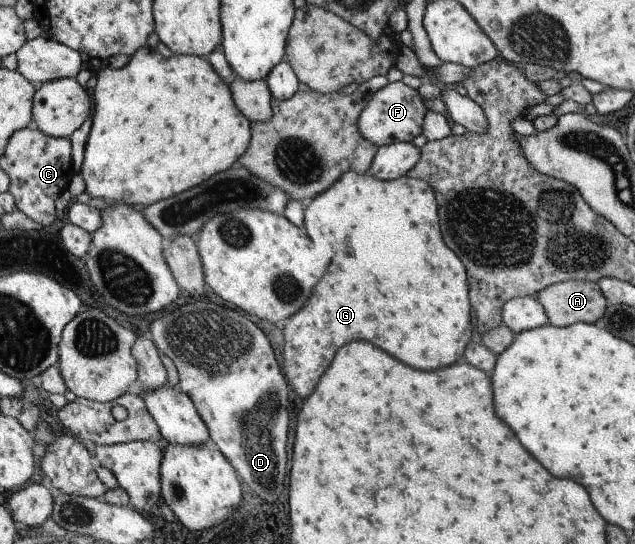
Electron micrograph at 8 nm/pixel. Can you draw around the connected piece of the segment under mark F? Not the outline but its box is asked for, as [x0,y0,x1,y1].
[356,82,428,147]

